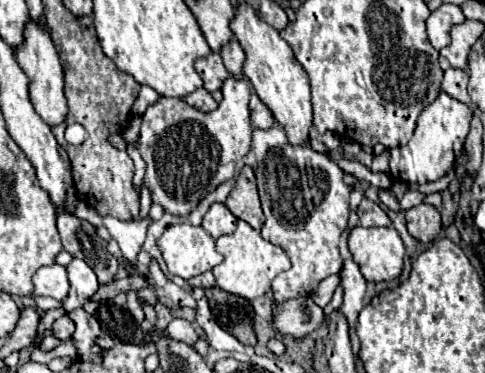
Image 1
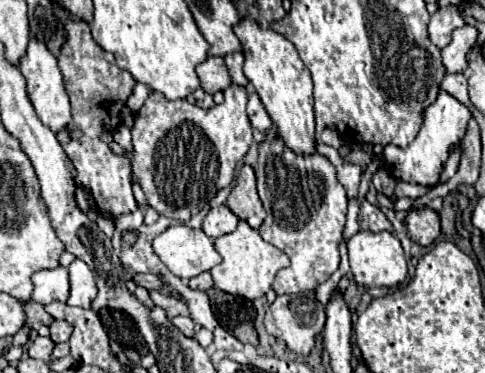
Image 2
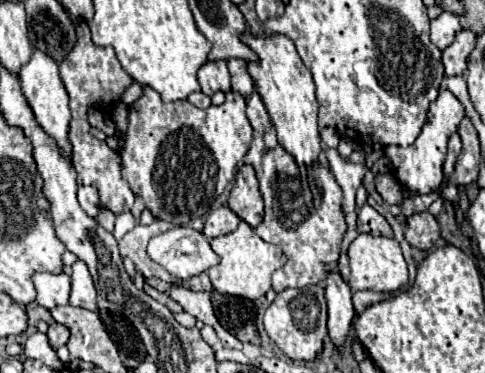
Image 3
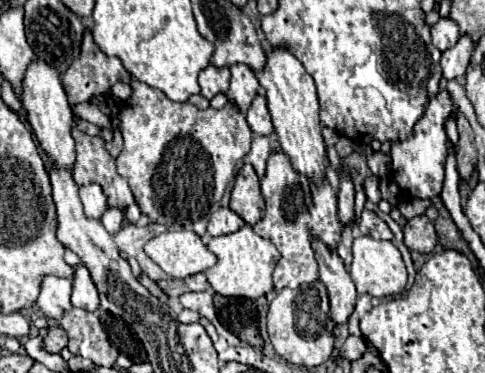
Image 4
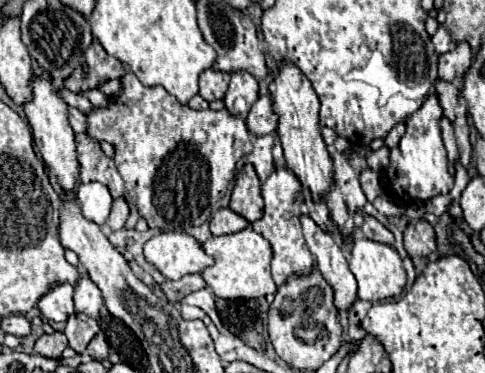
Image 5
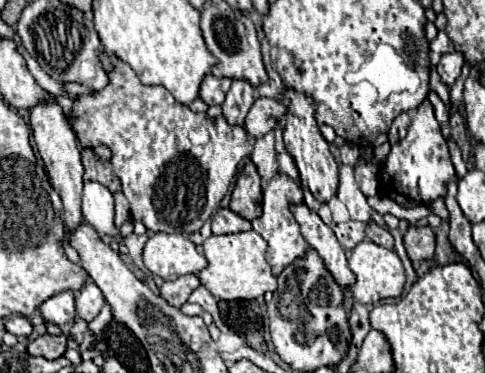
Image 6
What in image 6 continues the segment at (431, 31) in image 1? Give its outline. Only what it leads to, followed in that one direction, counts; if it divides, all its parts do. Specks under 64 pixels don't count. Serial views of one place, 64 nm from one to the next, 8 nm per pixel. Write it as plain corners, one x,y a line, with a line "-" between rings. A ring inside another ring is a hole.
438,32
438,36
436,36
436,40
430,44
430,50
432,50
432,54
436,54
436,56
442,56
442,54
448,54
448,52
454,52
454,44
450,42
450,38
446,36
446,32

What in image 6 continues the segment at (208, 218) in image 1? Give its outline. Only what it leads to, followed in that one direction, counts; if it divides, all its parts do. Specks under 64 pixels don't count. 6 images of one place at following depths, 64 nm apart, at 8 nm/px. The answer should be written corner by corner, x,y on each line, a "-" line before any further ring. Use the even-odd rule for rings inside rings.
220,208
212,220
212,234
234,234
234,232
250,230
250,228
252,228
250,222
234,214
230,208

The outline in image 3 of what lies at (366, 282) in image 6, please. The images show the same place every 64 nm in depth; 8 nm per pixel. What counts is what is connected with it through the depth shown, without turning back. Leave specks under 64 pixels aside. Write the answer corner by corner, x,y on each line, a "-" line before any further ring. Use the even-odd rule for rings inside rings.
358,234
350,248
350,286
354,290
374,290
374,292
396,292
408,284
408,268
406,260
402,256
402,250
394,238
384,238
384,236
368,236
368,234

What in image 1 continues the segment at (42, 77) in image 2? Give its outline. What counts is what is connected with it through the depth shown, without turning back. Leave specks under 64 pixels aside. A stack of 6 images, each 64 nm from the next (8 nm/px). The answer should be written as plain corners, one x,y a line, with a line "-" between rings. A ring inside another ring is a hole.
34,22
26,24
24,38
26,38
24,44
16,52
16,60
30,80
30,102
48,126
58,126
68,118
68,104
66,104
66,96
64,96
64,72
62,72
62,64
58,60
58,52
54,48
48,32
38,28

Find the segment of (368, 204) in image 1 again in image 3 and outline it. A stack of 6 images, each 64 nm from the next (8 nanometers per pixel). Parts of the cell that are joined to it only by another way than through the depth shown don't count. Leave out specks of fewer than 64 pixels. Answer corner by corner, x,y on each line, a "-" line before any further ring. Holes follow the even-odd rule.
364,204
360,210
358,210
358,230
360,232
366,232
366,234
372,234
372,236
386,236
386,238
392,238
392,228
390,224
386,222
384,216
380,216
372,206

